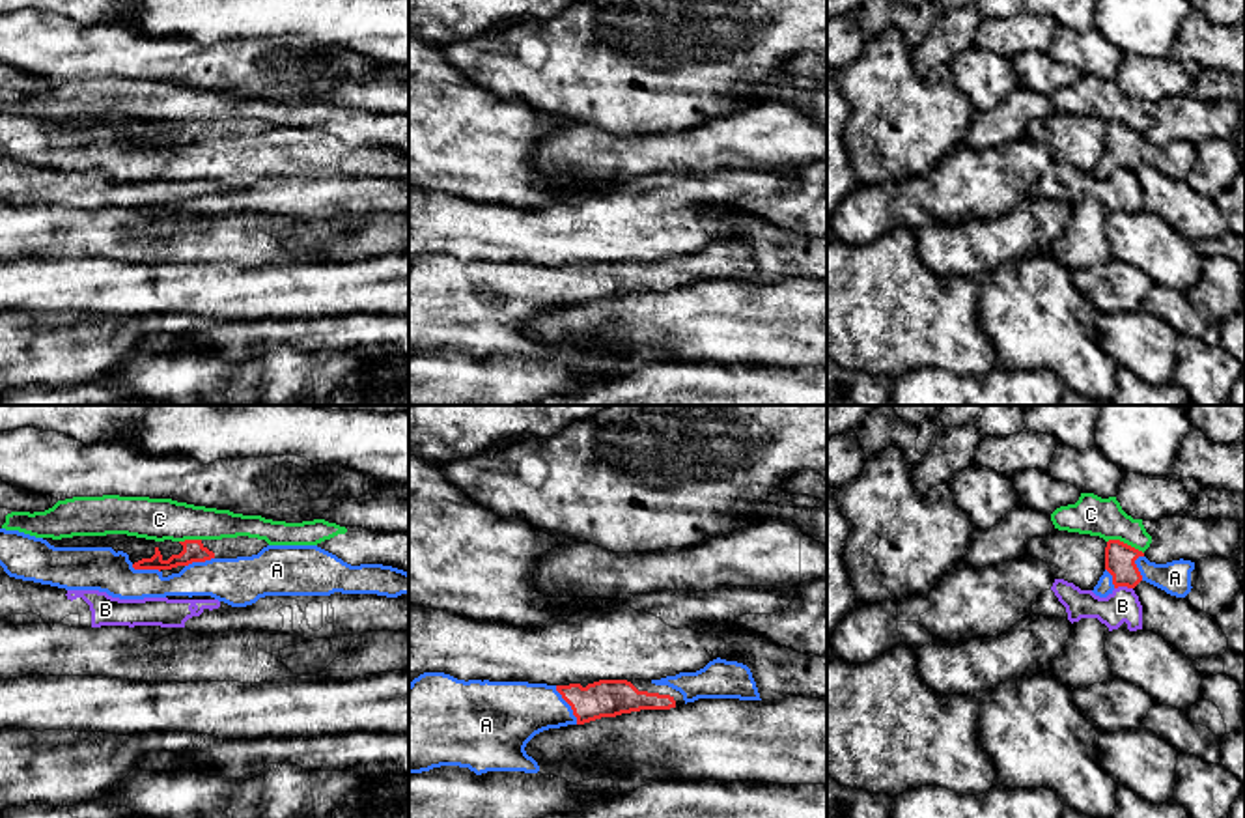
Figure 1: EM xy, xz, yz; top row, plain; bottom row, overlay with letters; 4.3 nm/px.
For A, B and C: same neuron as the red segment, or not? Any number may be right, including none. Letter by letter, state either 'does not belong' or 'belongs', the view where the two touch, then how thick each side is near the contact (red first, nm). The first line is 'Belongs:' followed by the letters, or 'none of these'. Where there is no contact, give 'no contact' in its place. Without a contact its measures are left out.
Belongs: A
A: belongs; meets red in xz; 160 nm thick on the red side, 280 nm on the other
B: does not belong; meets red in yz; 130 nm thick on the red side, 140 nm on the other
C: does not belong; meets red in yz; 130 nm thick on the red side, 170 nm on the other

